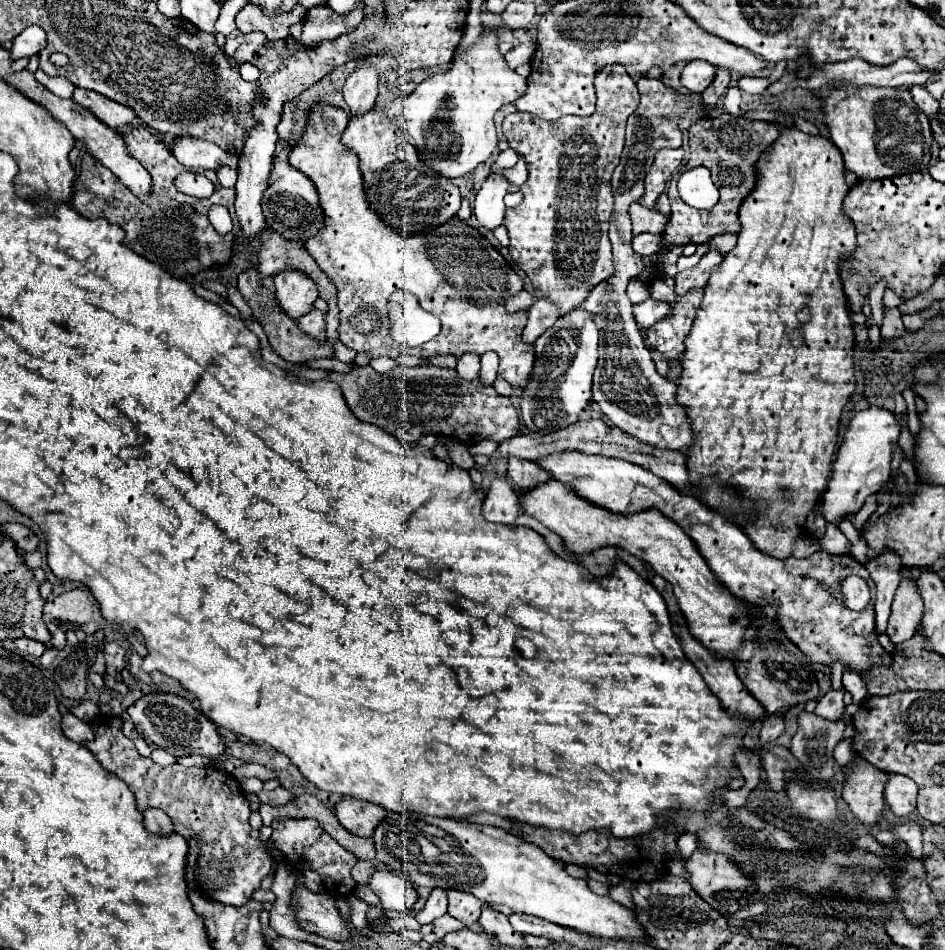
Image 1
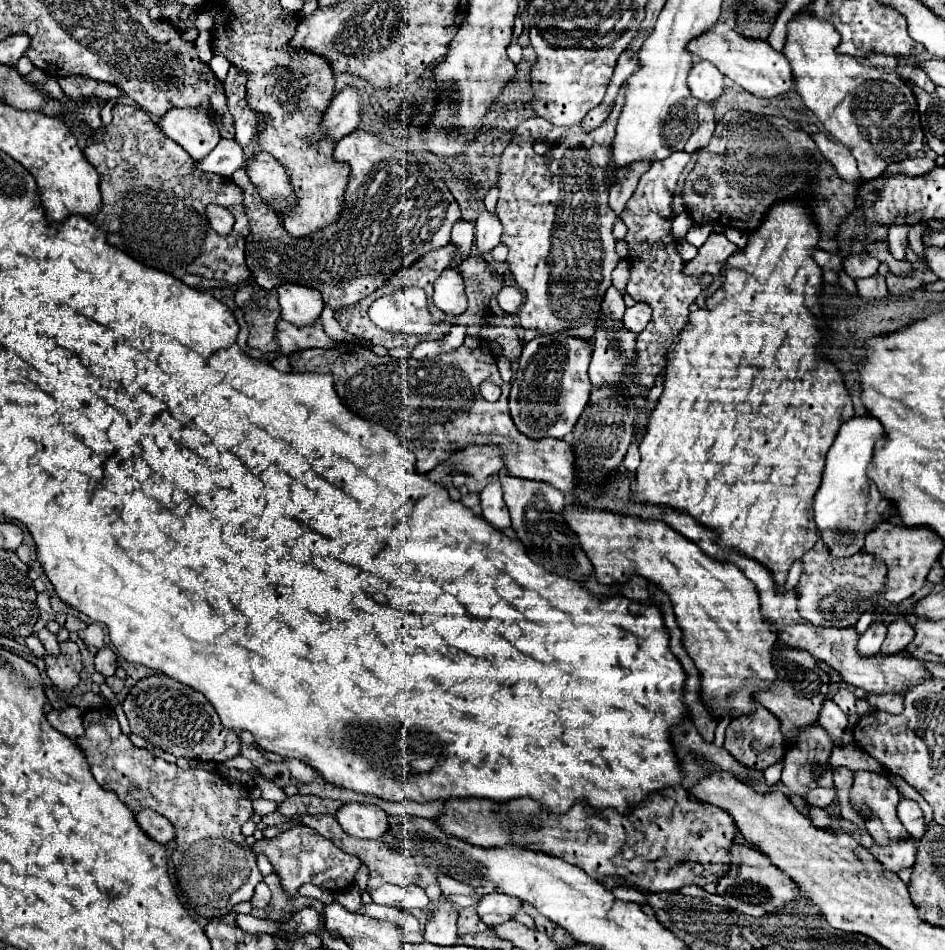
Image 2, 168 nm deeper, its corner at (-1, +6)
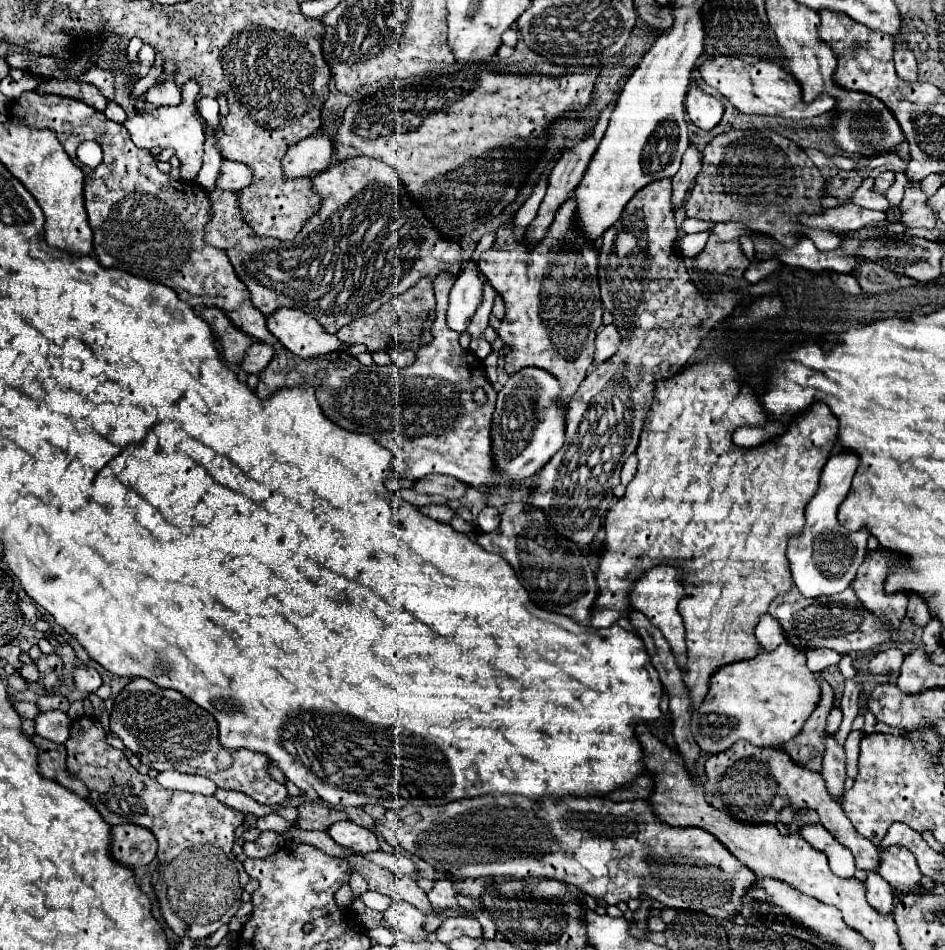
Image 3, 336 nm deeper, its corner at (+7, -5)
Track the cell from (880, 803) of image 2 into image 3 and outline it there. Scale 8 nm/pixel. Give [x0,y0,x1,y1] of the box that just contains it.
[876,848,920,892]

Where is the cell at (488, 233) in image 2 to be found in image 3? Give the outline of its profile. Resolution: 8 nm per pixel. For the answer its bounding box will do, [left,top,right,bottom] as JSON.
[448,260,482,332]

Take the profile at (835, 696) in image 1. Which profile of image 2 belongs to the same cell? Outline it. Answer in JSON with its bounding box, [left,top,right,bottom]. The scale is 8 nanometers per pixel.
[818,699,848,747]

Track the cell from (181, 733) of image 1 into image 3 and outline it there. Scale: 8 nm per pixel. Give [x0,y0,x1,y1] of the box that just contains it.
[110,678,288,806]

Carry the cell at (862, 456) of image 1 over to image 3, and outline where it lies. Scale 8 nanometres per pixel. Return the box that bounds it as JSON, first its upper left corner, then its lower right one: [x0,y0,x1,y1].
[788,450,870,598]

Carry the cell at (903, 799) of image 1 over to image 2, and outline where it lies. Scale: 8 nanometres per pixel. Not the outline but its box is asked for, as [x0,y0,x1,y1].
[898,799,926,841]

